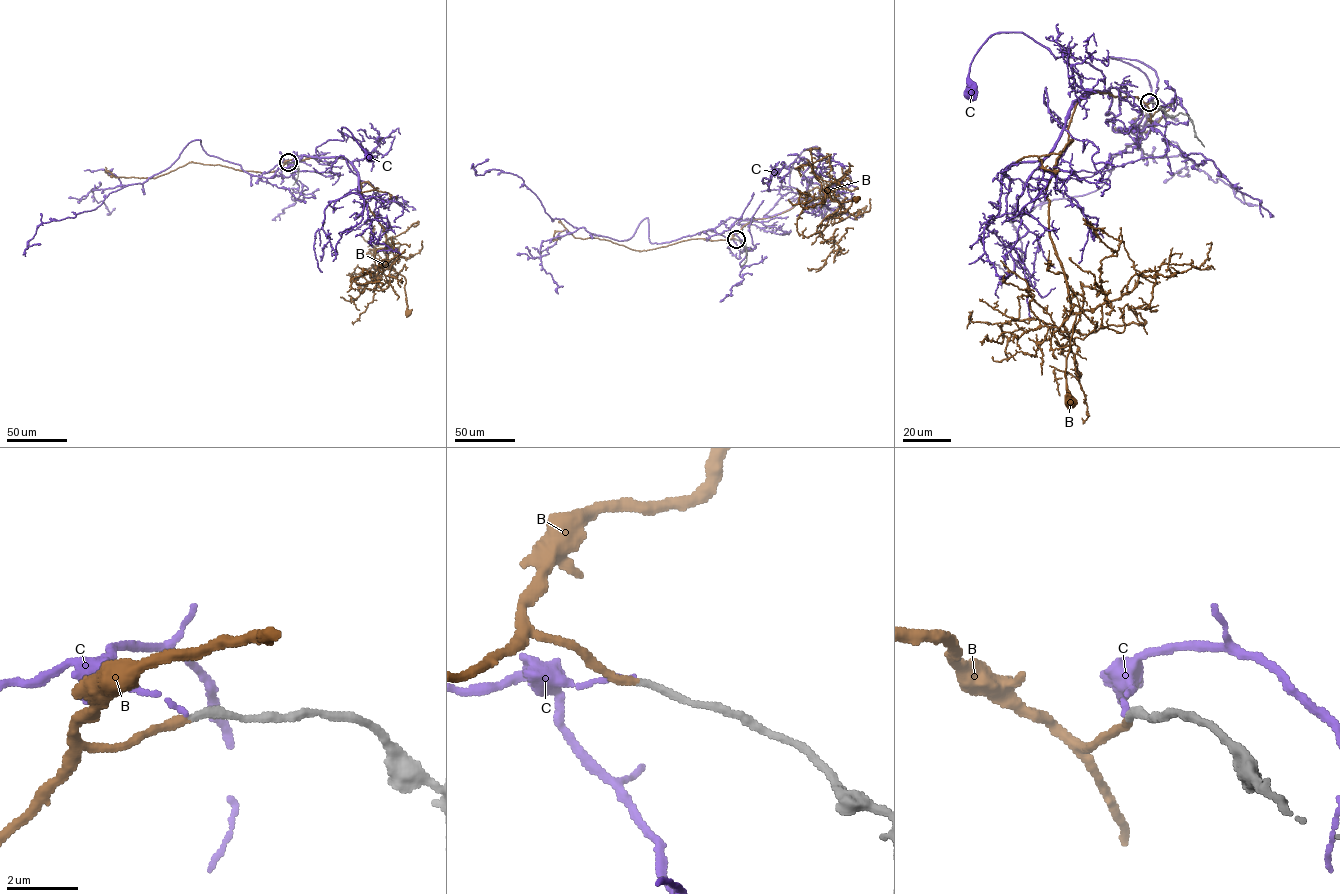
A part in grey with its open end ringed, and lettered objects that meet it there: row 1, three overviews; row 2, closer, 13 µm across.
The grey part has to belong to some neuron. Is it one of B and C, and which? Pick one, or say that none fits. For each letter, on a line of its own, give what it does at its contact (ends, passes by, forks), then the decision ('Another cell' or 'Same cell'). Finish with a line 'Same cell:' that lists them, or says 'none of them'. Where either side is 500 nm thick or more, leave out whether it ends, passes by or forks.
B: It ends there. Same cell
C: It ends there. Another cell
Same cell: B

